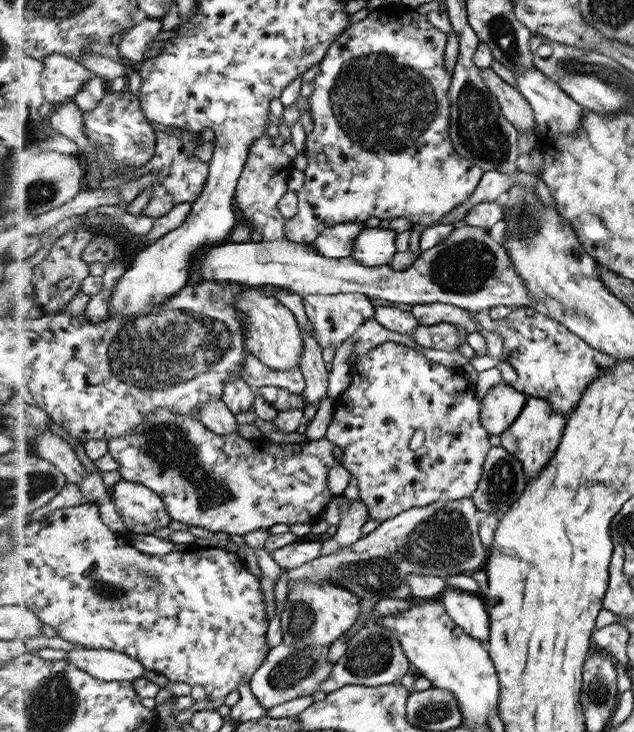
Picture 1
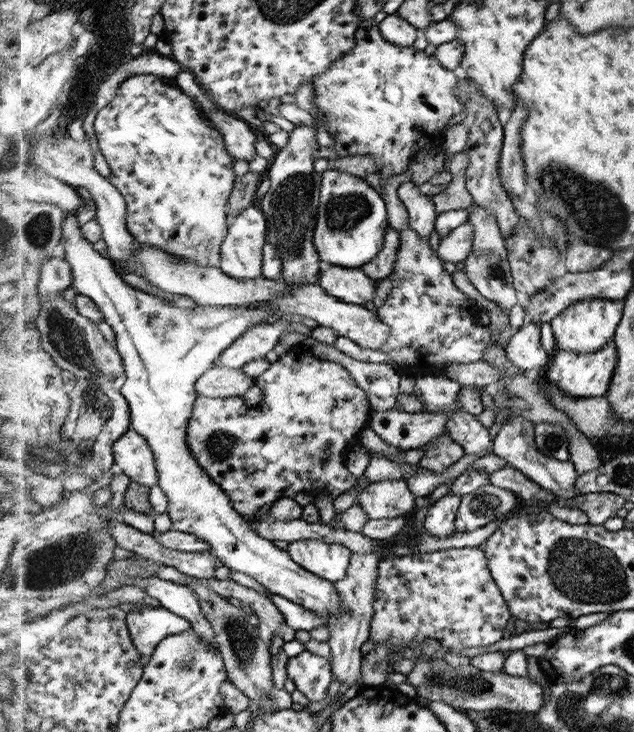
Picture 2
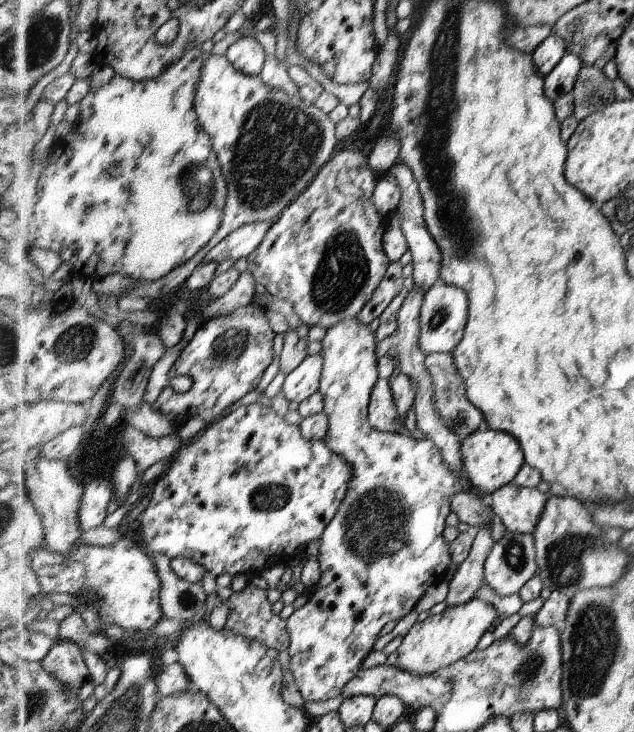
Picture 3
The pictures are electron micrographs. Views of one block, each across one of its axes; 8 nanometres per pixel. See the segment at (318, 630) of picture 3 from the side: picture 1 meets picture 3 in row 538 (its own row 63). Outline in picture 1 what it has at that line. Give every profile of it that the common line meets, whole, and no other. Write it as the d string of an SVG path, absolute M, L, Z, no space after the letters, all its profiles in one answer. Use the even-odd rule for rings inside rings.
M395 4L395 5L387 5L383 8L379 8L374 10L374 12L370 13L370 16L366 17L359 22L352 23L344 32L335 40L334 44L330 46L327 50L326 56L323 58L322 61L319 62L320 64L320 72L316 74L314 81L314 90L312 94L308 97L309 99L309 106L310 106L310 113L311 118L313 120L314 128L312 132L307 135L307 139L305 141L305 150L303 152L304 156L306 156L308 161L307 169L303 172L306 176L304 180L304 184L297 192L298 195L298 212L289 219L285 219L284 225L284 232L286 238L289 241L297 242L297 243L312 243L319 237L319 234L323 232L324 229L328 227L339 225L345 222L349 223L364 223L370 216L376 216L379 219L392 219L392 218L400 218L400 216L404 216L404 218L408 218L413 225L429 225L430 223L435 223L436 221L442 221L443 216L446 216L452 210L456 210L456 208L463 208L464 203L470 195L476 190L476 186L478 186L478 182L480 182L480 178L482 178L482 174L484 174L484 170L479 166L476 166L474 162L471 160L466 160L463 156L460 156L456 152L454 145L451 141L451 136L449 135L450 130L450 93L449 88L450 84L452 84L452 74L448 74L446 65L445 65L445 46L448 46L448 39L450 38L449 34L444 33L444 30L440 30L440 26L433 26L432 25L432 18L428 18L427 14L420 14L420 10L418 9L409 9L408 6L404 6L402 4Z

